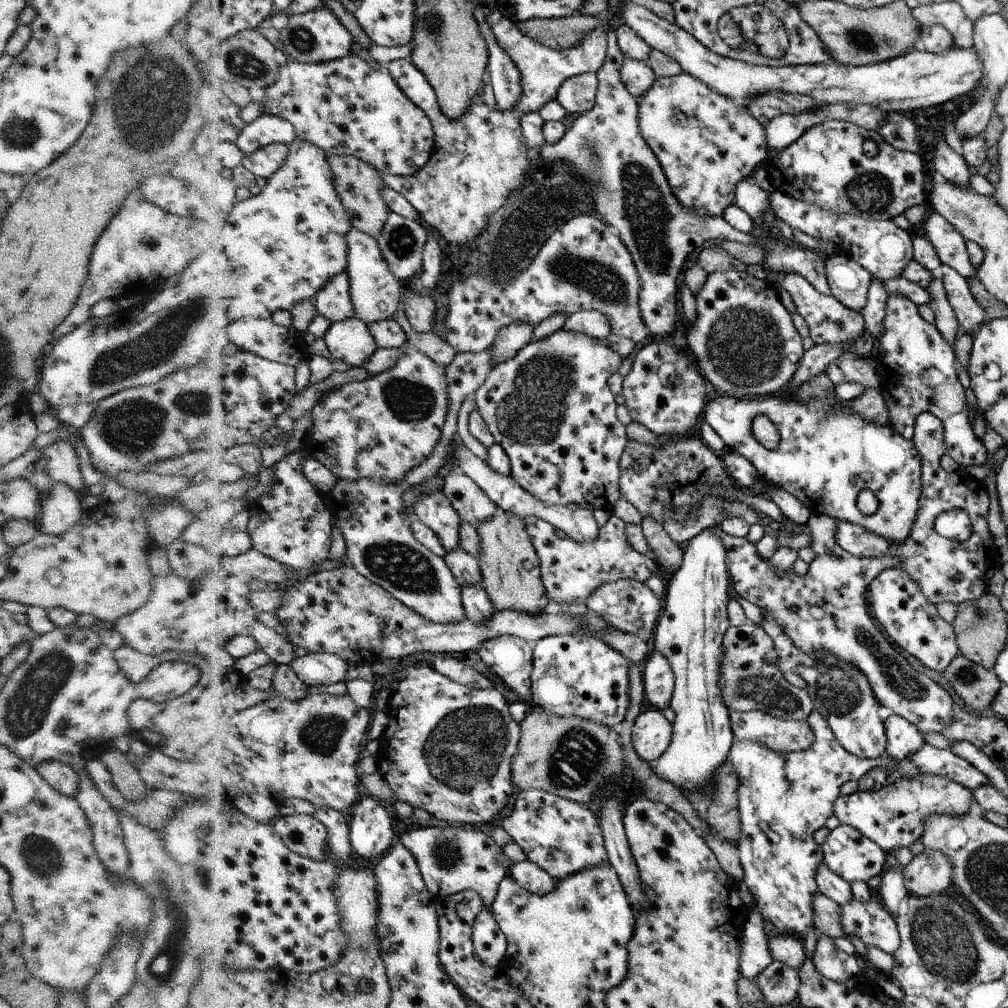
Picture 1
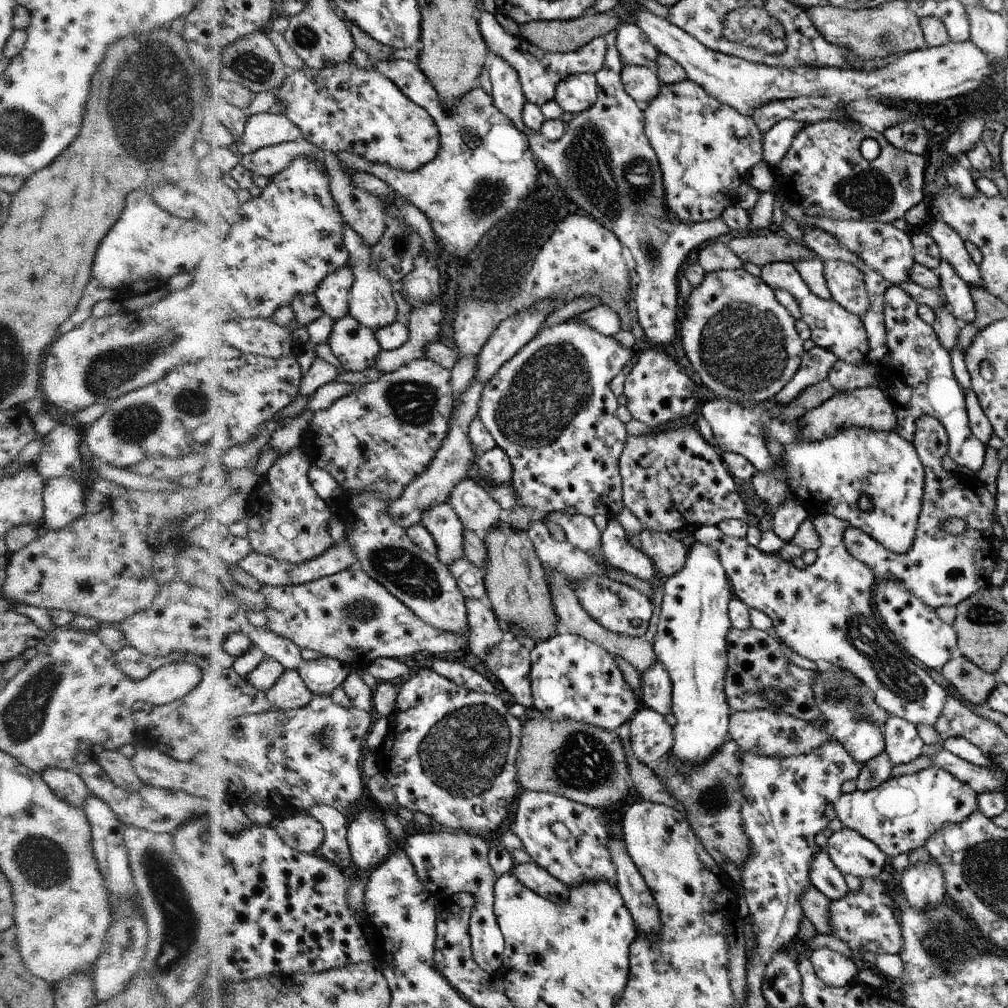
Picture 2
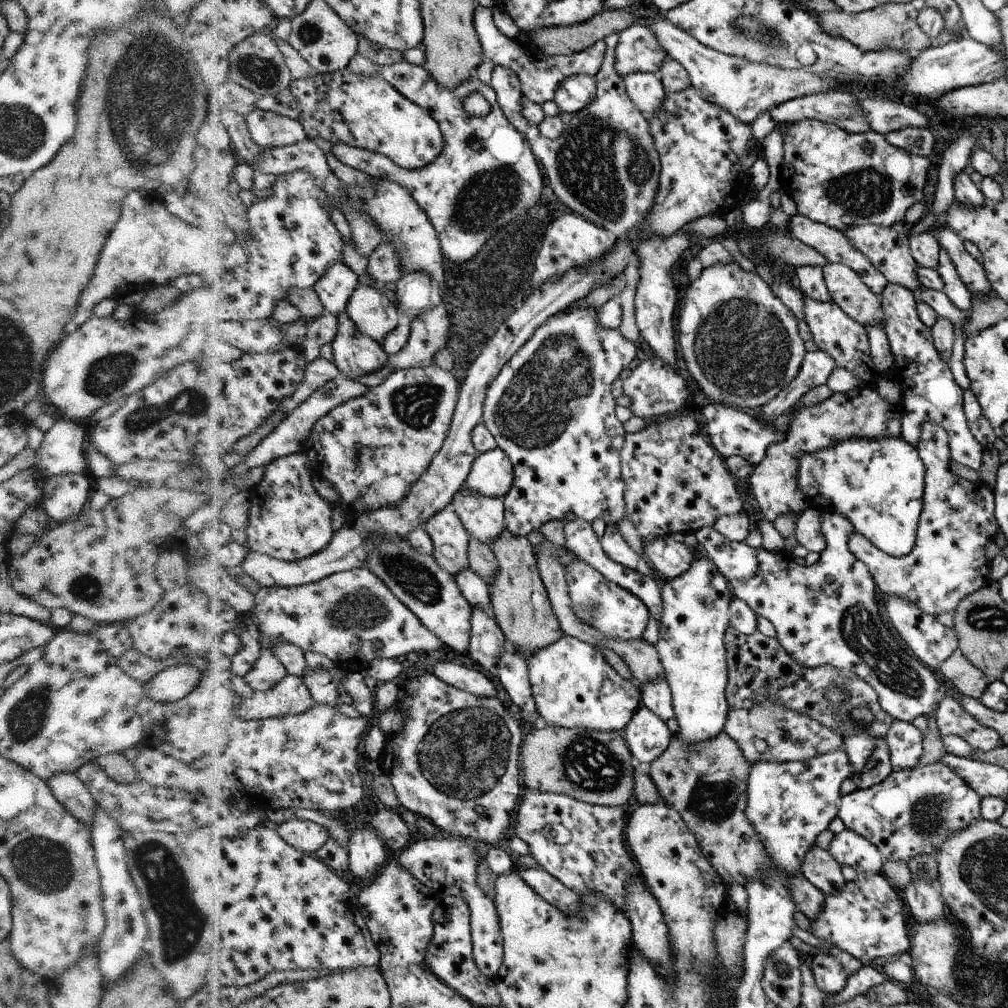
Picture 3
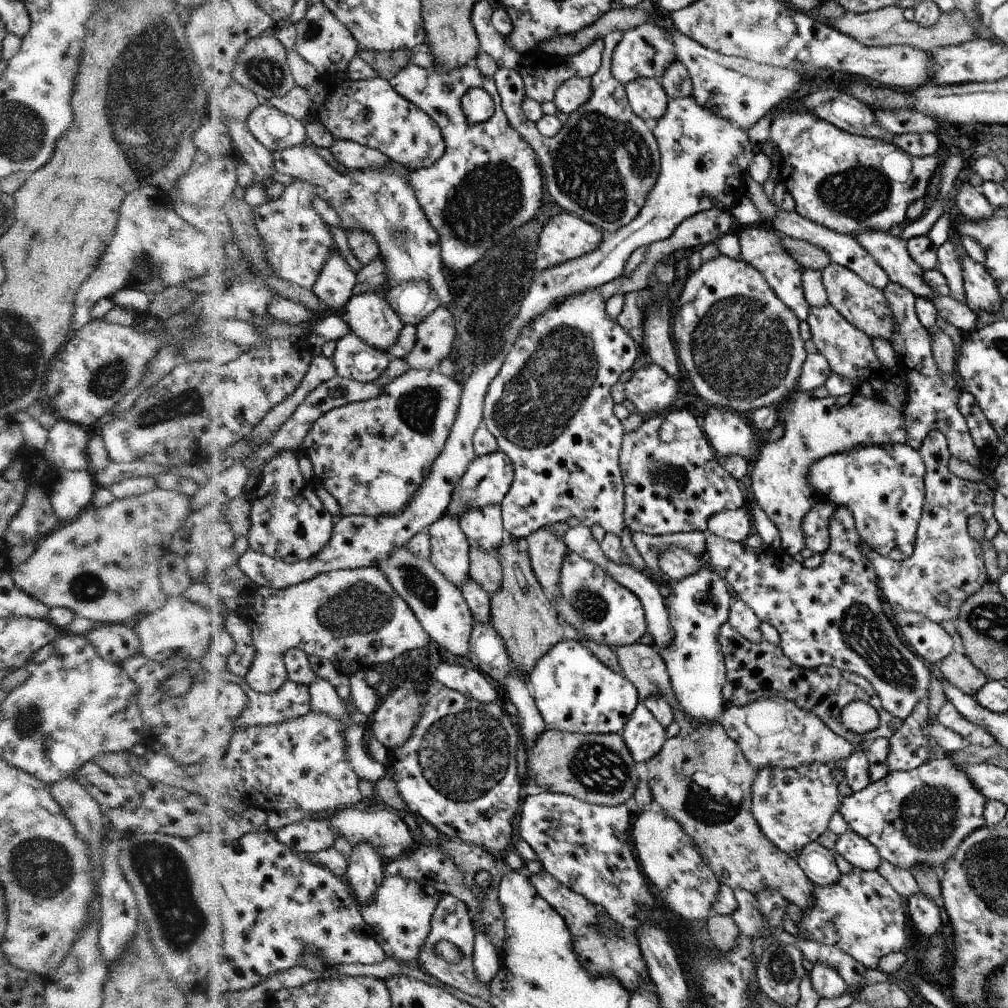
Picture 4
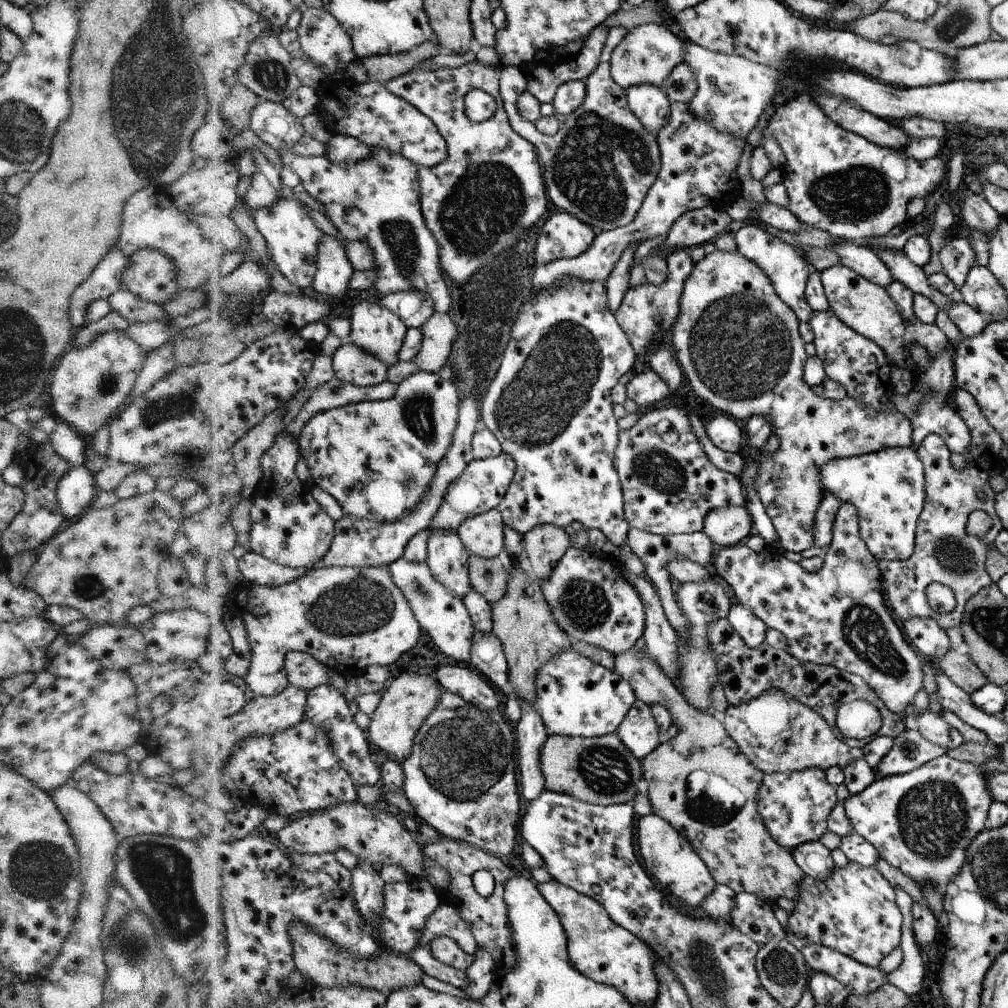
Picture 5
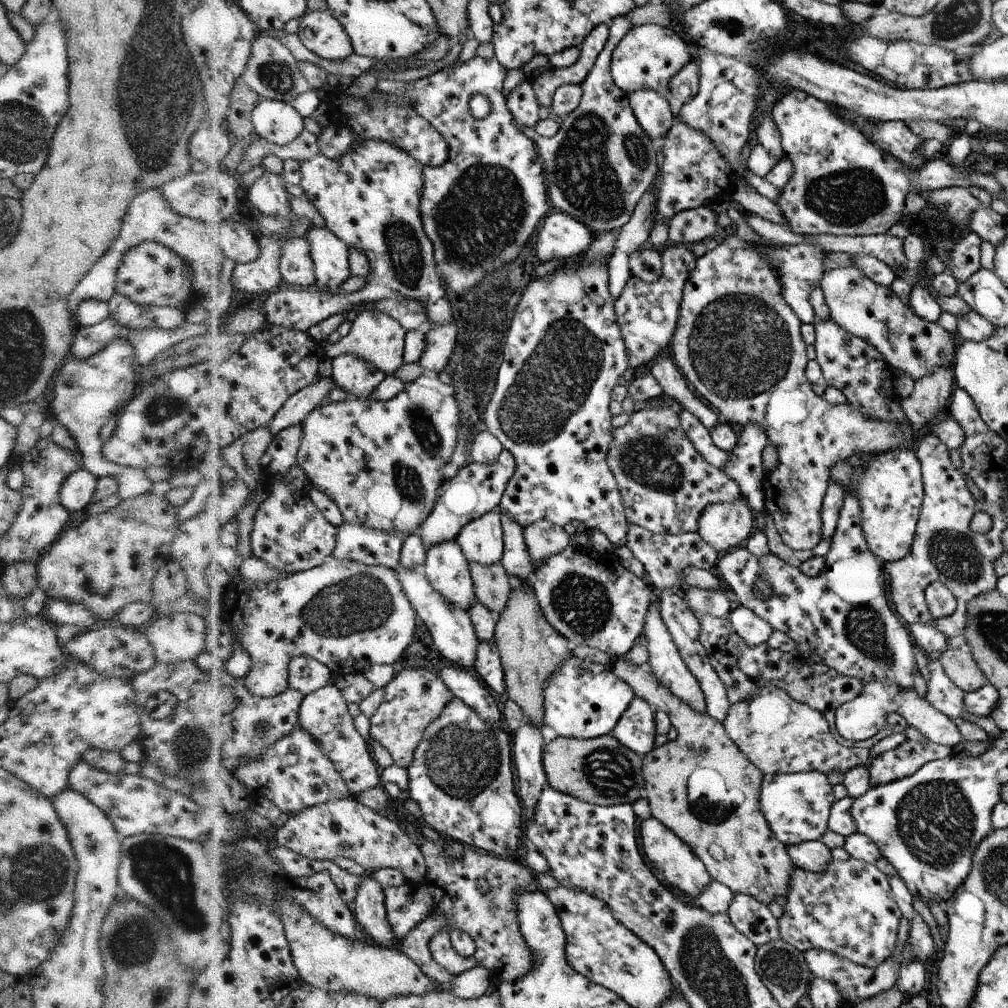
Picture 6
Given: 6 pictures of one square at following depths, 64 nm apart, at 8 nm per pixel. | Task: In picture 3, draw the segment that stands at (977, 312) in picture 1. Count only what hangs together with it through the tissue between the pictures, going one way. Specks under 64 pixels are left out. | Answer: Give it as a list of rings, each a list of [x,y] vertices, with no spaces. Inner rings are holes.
[[[941,247],[940,264],[936,269],[941,273],[941,277],[945,281],[945,289],[943,291],[960,310],[963,310],[969,316],[973,296],[966,288],[964,282],[962,282],[954,261],[944,247]]]

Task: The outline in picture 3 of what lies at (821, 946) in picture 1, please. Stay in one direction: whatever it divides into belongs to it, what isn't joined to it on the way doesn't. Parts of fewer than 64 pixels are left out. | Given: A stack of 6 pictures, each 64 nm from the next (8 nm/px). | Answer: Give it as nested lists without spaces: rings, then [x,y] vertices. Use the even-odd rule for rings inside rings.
[[[818,953],[810,961],[817,986],[827,995],[836,994],[847,985],[849,976],[833,956]]]

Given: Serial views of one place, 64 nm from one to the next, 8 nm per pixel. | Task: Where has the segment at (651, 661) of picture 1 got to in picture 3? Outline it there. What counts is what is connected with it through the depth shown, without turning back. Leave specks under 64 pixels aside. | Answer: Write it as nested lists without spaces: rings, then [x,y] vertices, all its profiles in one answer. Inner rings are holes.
[[[666,678],[656,679],[642,686],[642,704],[644,706],[649,707],[654,714],[657,714],[666,722],[670,718],[676,717],[672,690]]]

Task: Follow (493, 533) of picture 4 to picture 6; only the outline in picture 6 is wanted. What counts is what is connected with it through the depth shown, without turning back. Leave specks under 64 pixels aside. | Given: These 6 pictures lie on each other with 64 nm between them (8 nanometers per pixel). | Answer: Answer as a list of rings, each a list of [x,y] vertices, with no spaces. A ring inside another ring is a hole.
[[[497,509],[471,520],[458,533],[457,541],[470,565],[497,565],[504,556],[502,516]]]

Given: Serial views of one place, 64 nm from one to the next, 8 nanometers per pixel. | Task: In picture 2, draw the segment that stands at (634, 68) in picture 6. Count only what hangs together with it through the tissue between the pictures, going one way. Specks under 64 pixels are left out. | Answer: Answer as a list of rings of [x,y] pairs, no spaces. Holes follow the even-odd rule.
[[[624,23],[617,31],[617,50],[623,66],[634,65],[654,69],[659,50],[637,24]]]

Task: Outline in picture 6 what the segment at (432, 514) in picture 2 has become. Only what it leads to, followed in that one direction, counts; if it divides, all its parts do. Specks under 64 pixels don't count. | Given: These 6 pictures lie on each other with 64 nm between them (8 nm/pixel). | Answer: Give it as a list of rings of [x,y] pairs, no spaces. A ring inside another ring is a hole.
[[[457,540],[430,549],[425,571],[450,603],[466,612],[474,604],[477,595],[471,565]]]

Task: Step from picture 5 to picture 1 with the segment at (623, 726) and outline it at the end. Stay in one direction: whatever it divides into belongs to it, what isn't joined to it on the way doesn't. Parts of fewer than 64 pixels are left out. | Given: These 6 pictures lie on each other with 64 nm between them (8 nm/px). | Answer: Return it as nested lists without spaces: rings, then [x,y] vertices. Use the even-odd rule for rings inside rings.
[[[656,708],[640,711],[631,729],[636,754],[649,764],[656,762],[672,744],[672,724]]]

